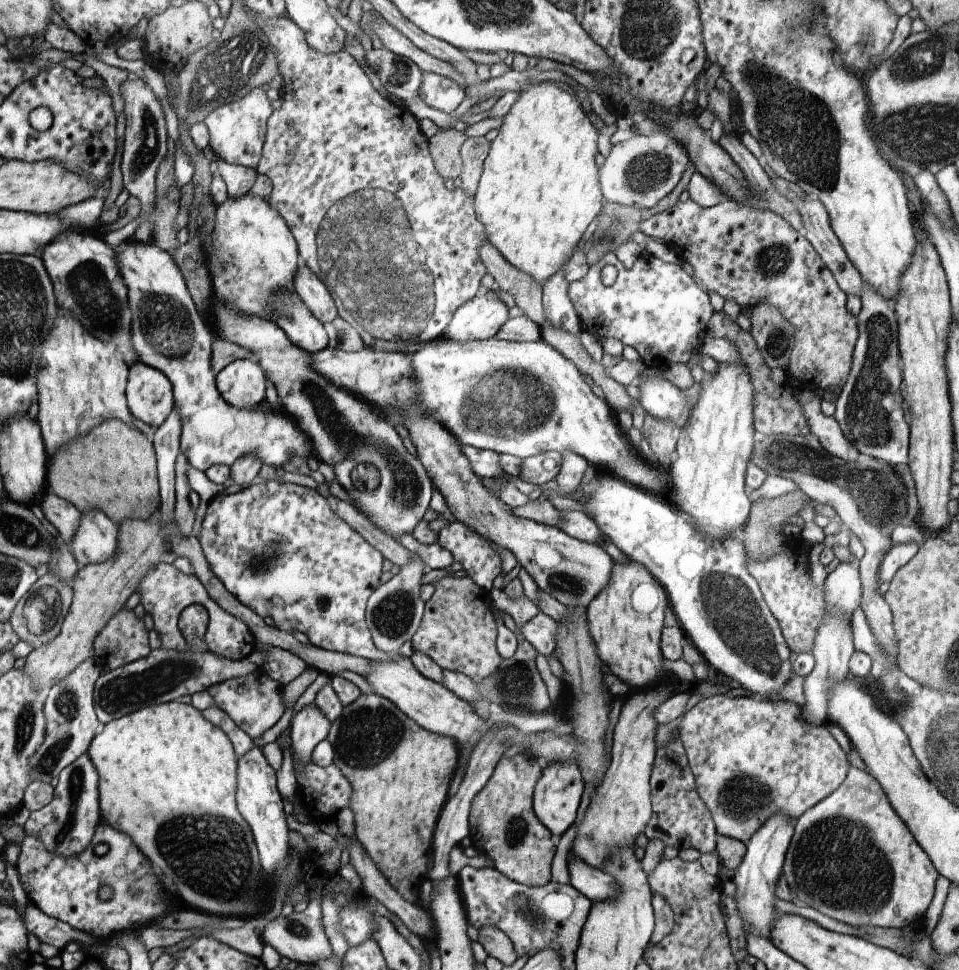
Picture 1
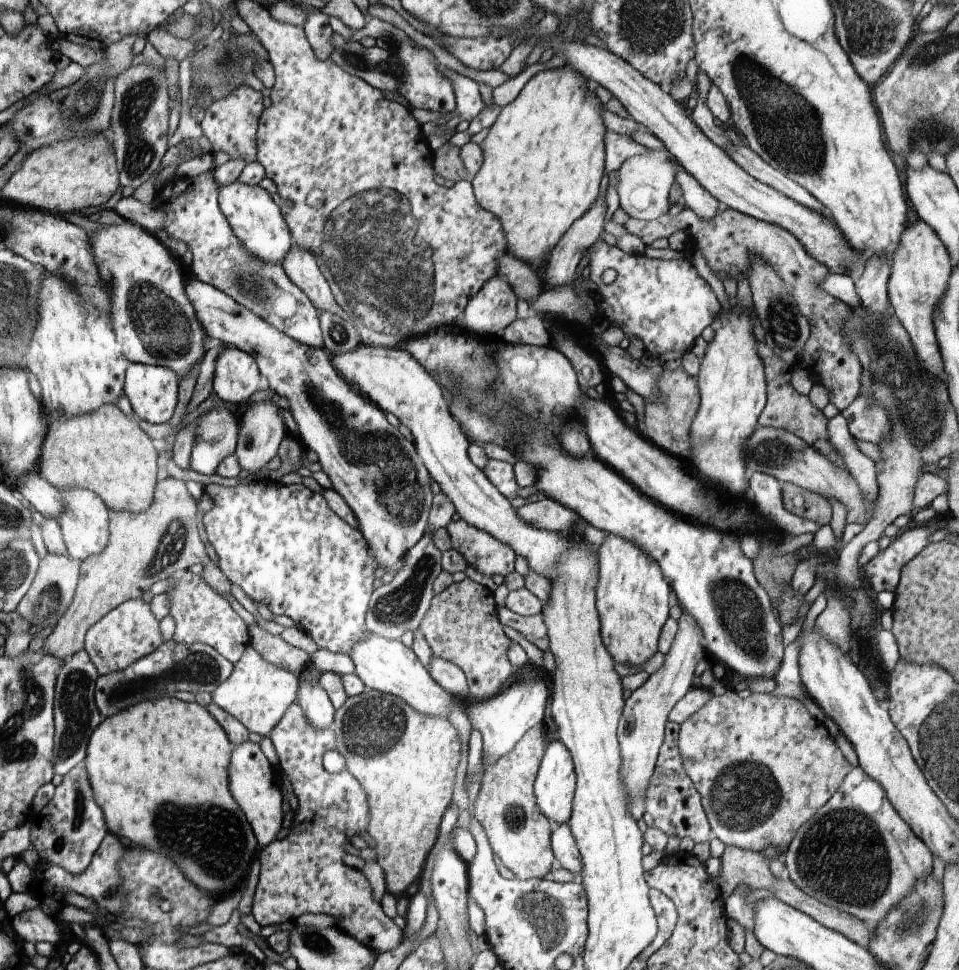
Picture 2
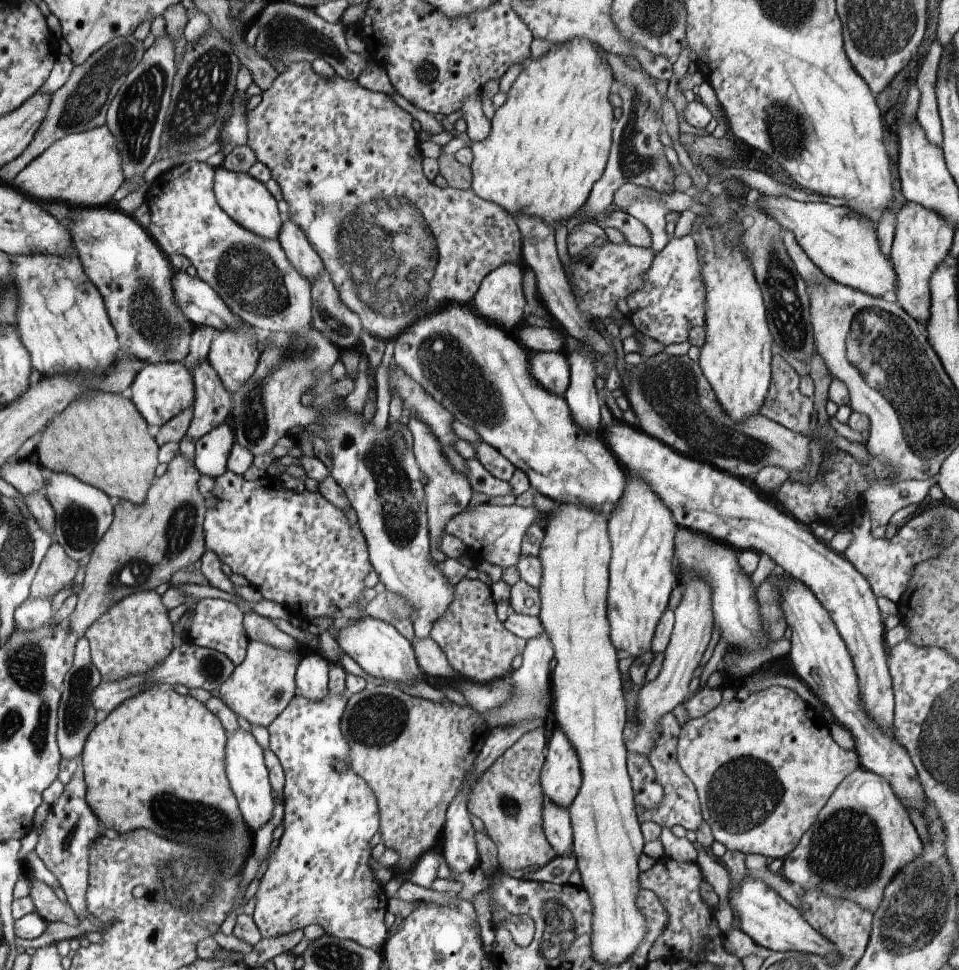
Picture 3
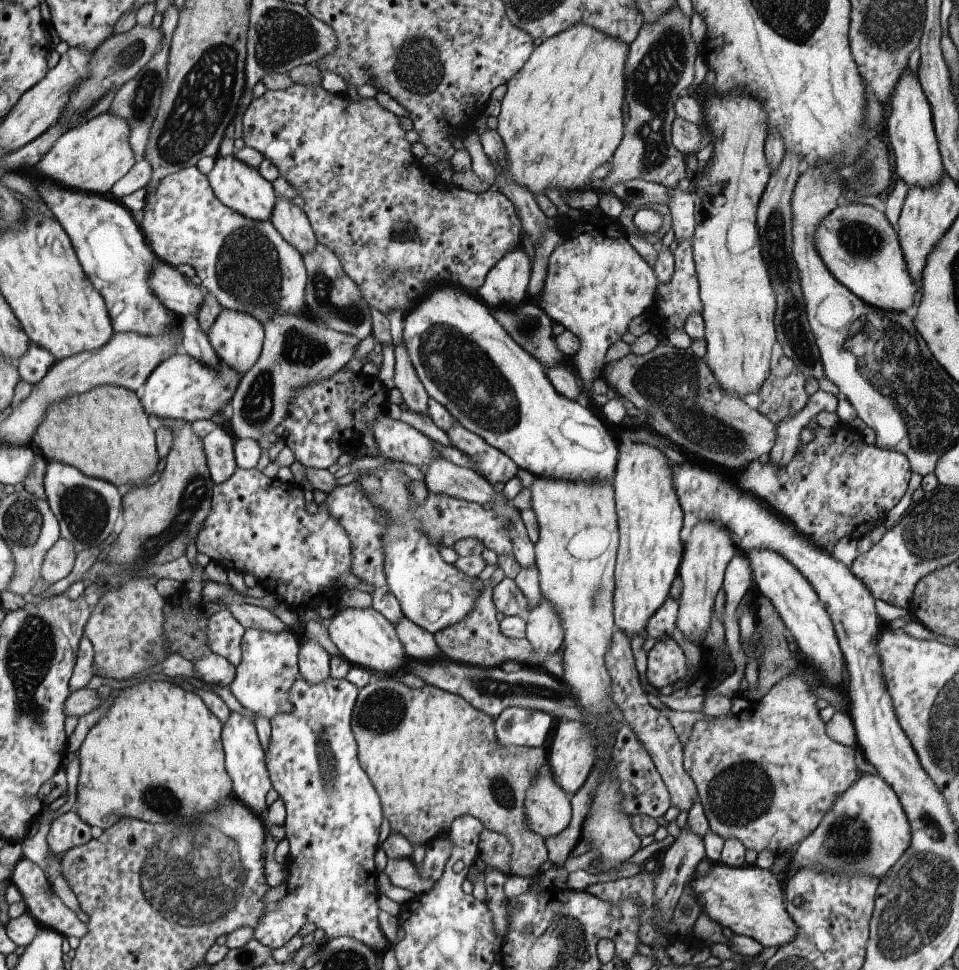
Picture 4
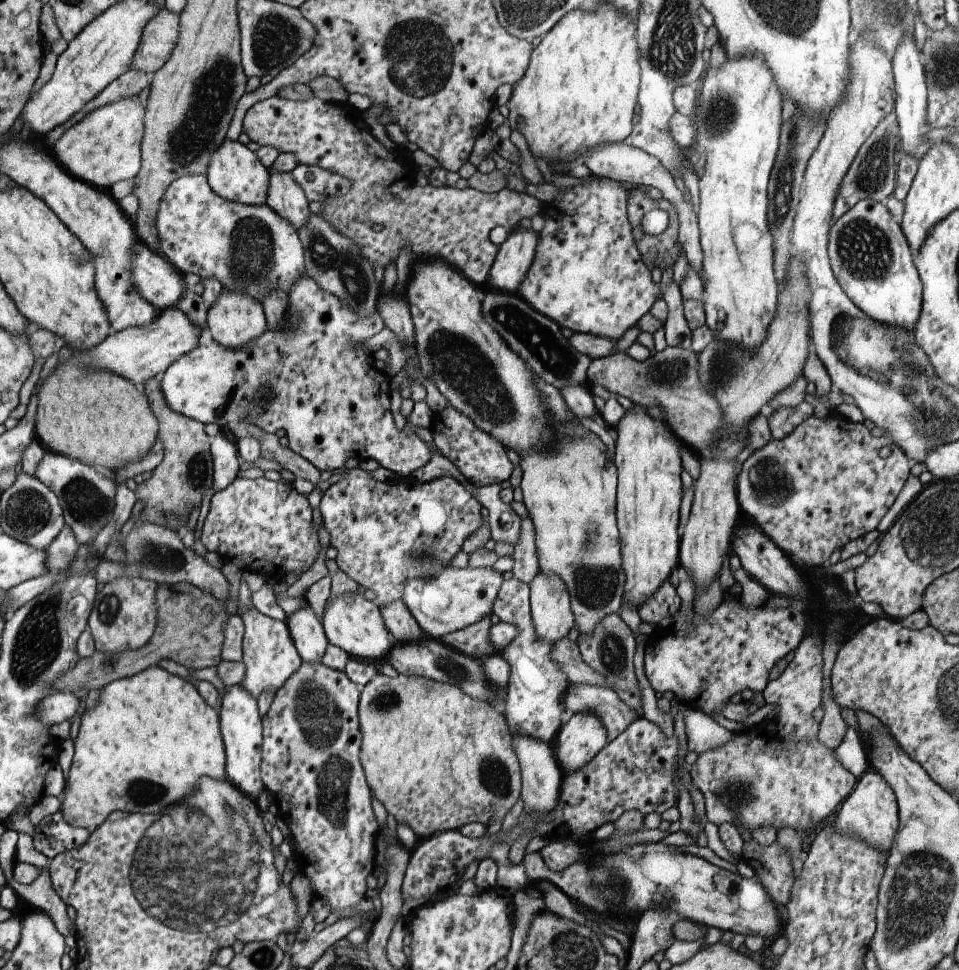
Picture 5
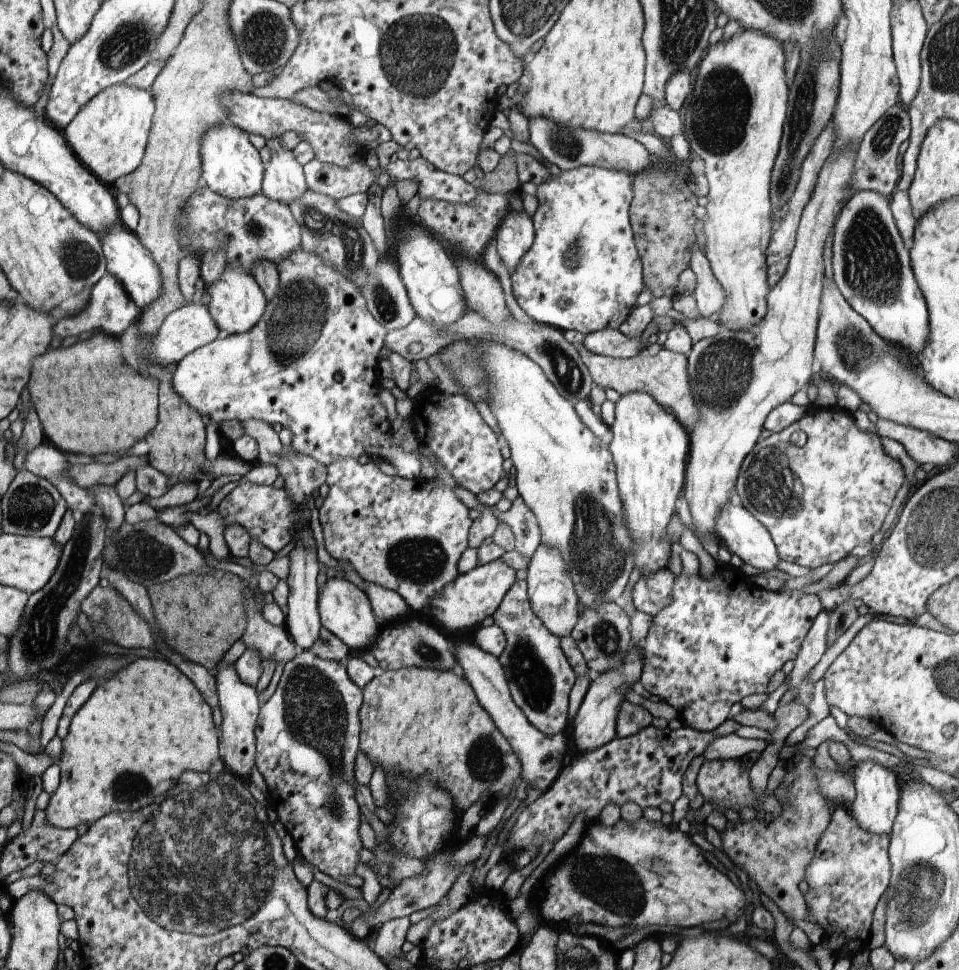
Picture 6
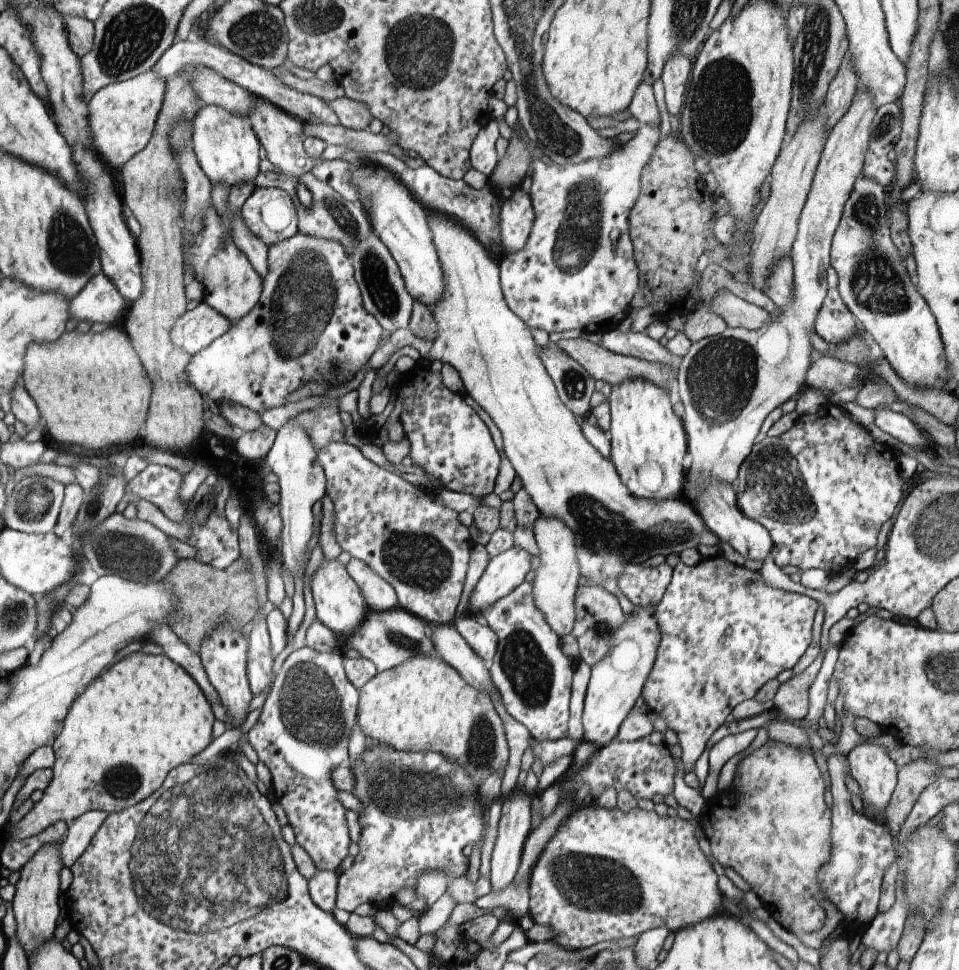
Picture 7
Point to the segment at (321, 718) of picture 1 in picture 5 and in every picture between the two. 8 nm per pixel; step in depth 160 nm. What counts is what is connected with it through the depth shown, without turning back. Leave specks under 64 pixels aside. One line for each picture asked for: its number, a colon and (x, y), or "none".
2: (318, 708)
3: (312, 677)
4: (313, 660)
5: (308, 635)

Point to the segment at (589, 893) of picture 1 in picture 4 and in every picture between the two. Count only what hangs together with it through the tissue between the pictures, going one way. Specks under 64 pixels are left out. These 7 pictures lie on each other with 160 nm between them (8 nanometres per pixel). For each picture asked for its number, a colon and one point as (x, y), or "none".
2: (564, 845)
3: (556, 821)
4: (548, 810)

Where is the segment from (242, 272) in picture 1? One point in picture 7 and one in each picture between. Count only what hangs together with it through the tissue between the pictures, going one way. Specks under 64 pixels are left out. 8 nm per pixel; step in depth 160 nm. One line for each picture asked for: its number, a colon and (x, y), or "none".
2: (254, 217)
3: (247, 200)
4: (240, 186)
5: (235, 172)
6: (231, 166)
7: (226, 147)

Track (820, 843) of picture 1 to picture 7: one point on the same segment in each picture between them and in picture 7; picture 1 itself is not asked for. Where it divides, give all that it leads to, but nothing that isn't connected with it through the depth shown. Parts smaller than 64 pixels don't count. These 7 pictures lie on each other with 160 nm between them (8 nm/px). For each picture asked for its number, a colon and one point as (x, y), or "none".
2: (857, 855)
3: (862, 838)
4: (866, 830)
5: (870, 811)
6: (875, 807)
7: (870, 766)

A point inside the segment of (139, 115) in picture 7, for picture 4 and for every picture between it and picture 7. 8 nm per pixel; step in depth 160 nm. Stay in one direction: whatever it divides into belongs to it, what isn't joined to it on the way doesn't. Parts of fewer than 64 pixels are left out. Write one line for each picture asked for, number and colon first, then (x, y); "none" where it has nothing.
4: (92, 156)
5: (104, 147)
6: (110, 133)

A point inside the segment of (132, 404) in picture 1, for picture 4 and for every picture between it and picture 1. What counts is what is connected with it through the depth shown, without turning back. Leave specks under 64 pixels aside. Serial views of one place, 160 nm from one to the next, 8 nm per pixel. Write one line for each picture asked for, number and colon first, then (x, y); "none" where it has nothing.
2: (152, 390)
3: (161, 391)
4: (182, 387)

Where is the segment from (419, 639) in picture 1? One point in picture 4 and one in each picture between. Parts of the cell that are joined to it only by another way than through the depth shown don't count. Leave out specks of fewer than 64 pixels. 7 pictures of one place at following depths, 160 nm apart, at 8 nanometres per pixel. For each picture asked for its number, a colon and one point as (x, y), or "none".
2: (461, 626)
3: (480, 649)
4: (477, 640)

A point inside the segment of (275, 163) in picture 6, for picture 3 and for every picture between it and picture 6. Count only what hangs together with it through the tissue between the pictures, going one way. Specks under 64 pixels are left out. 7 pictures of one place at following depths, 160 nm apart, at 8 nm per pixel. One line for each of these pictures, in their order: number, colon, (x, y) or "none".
3: (302, 255)
4: (293, 223)
5: (285, 195)

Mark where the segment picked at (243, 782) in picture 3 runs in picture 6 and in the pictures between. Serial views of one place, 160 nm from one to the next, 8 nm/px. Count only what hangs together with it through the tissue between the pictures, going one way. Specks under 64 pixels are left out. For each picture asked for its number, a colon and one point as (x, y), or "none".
4: (245, 758)
5: (240, 722)
6: (238, 701)

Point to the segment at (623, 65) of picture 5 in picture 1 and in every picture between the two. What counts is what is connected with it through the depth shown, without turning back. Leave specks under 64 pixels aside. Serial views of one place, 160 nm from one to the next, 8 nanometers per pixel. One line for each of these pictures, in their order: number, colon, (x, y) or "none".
1: (538, 191)
2: (543, 158)
3: (549, 142)
4: (561, 118)

